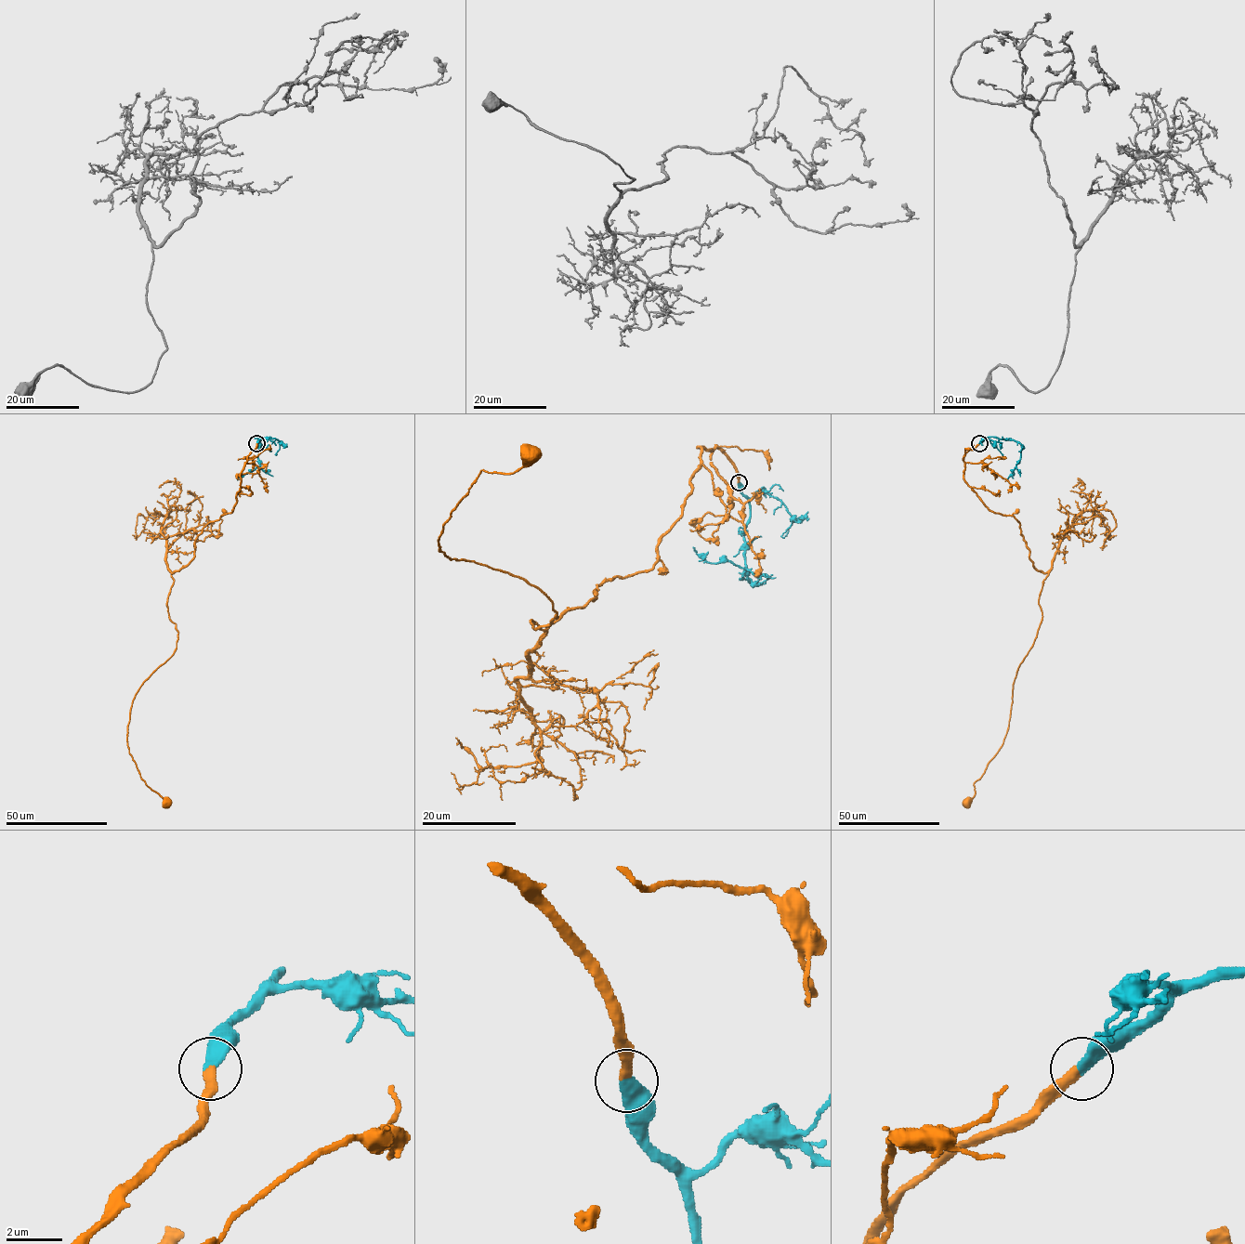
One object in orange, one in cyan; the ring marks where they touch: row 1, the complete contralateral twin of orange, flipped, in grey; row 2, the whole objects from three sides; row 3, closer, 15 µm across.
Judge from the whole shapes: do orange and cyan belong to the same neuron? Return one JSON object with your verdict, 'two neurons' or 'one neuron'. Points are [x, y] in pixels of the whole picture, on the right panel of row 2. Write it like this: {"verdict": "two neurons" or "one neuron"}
{"verdict": "one neuron"}

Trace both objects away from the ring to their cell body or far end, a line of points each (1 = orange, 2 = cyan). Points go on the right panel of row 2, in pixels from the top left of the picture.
1: (978, 444), (963, 456), (964, 480), (991, 511), (1019, 522), (1028, 558), (1048, 573), (1003, 742), (966, 802)
2: (978, 444), (986, 438), (995, 437), (1014, 439), (1021, 445), (1019, 462), (1006, 479)

